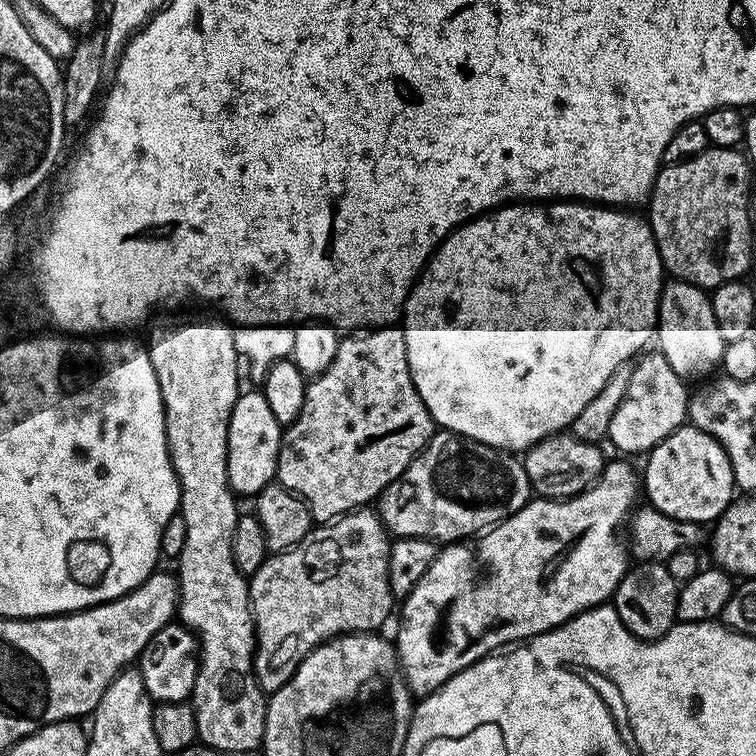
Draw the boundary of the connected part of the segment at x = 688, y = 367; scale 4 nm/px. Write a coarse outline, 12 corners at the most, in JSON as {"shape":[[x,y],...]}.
{"shape":[[678,279],[660,292],[655,339],[670,370],[703,381],[726,341],[709,293]]}

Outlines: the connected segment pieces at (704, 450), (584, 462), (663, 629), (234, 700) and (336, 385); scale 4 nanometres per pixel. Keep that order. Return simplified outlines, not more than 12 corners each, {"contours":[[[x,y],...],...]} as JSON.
{"contours":[[[680,425],[642,468],[647,503],[711,525],[734,499],[712,435]],[[571,434],[523,453],[537,497],[569,500],[606,463],[598,444]],[[636,562],[610,604],[640,640],[678,623],[676,582],[664,562]],[[234,331],[146,344],[180,483],[178,620],[198,641],[199,743],[257,751],[266,693],[232,557]],[[403,327],[348,334],[276,480],[331,522],[432,439]]]}

